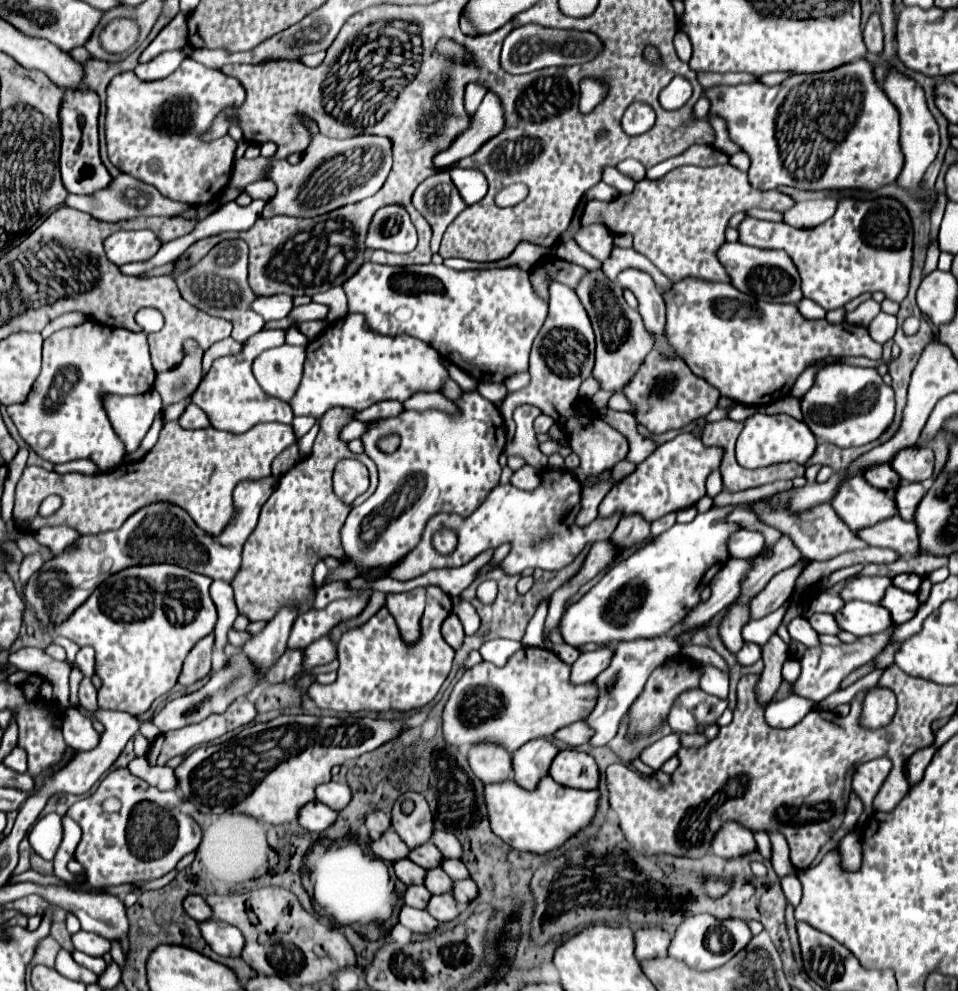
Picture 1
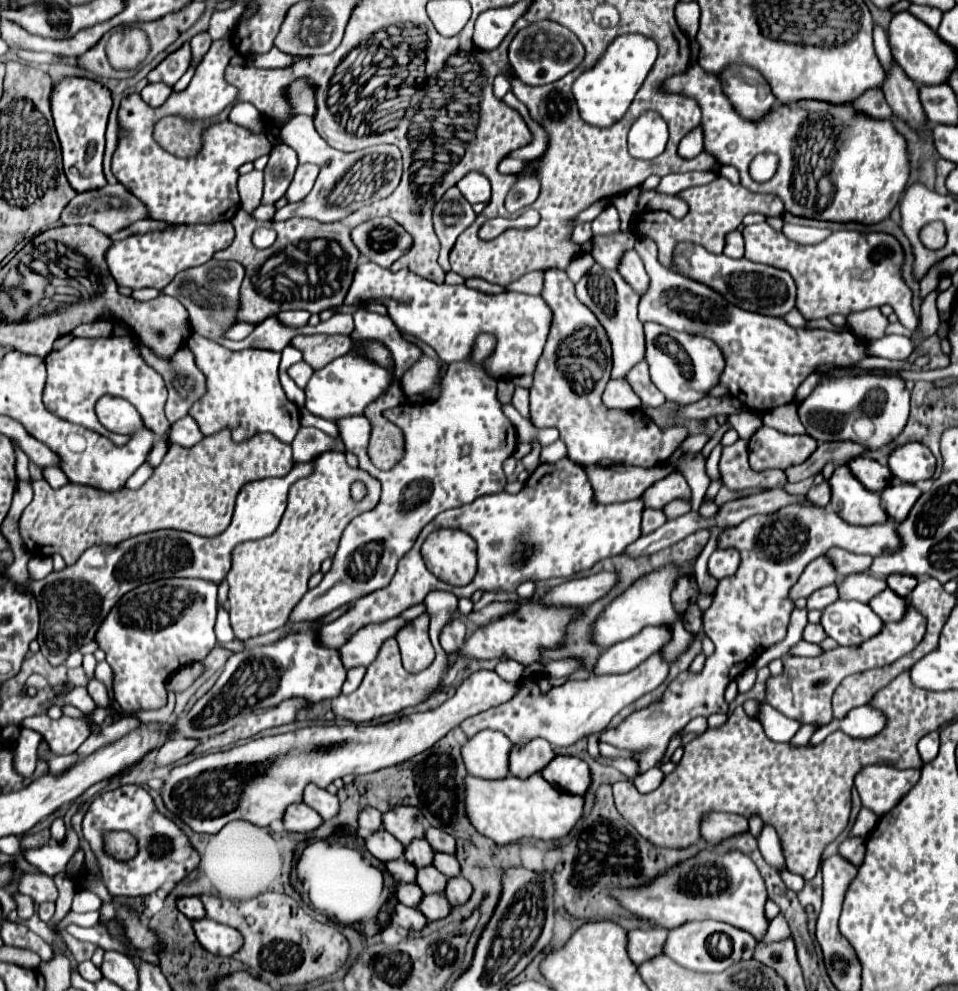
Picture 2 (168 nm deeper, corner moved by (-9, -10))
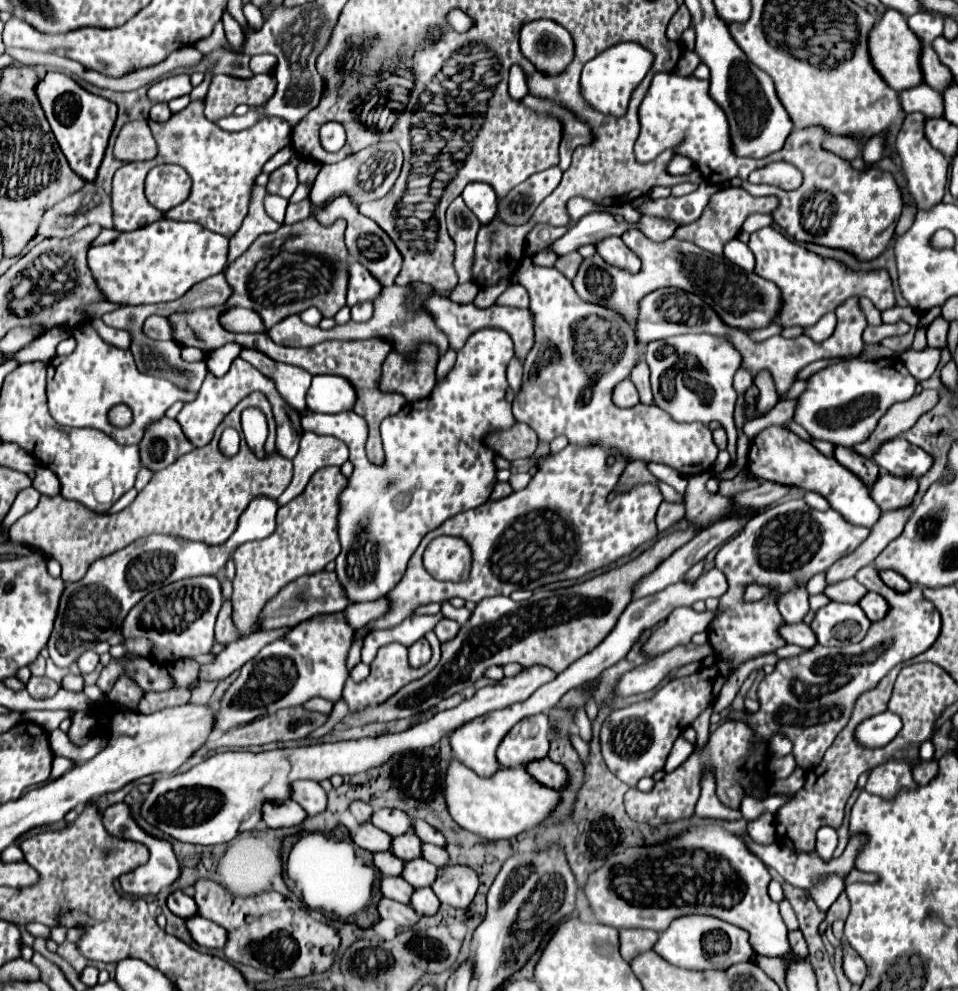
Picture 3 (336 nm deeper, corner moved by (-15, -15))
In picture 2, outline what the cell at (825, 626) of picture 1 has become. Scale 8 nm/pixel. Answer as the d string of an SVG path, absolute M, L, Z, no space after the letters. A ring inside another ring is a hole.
M808 624L806 630L804 630L804 640L808 640L808 642L820 644L820 642L826 640L826 638L828 638L828 636L826 636L826 632L824 632L824 628L822 628L820 624Z

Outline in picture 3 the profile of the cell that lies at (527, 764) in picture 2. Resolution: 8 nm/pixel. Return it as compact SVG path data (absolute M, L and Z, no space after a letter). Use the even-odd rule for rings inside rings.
M532 715L518 721L510 733L502 739L496 751L496 759L502 767L524 767L528 759L542 759L548 755L548 715Z

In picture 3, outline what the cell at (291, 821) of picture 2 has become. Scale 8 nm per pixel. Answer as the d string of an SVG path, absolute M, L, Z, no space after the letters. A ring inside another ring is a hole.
M282 799L278 803L262 805L262 821L272 829L300 825L304 819L306 819L306 811L292 799Z

